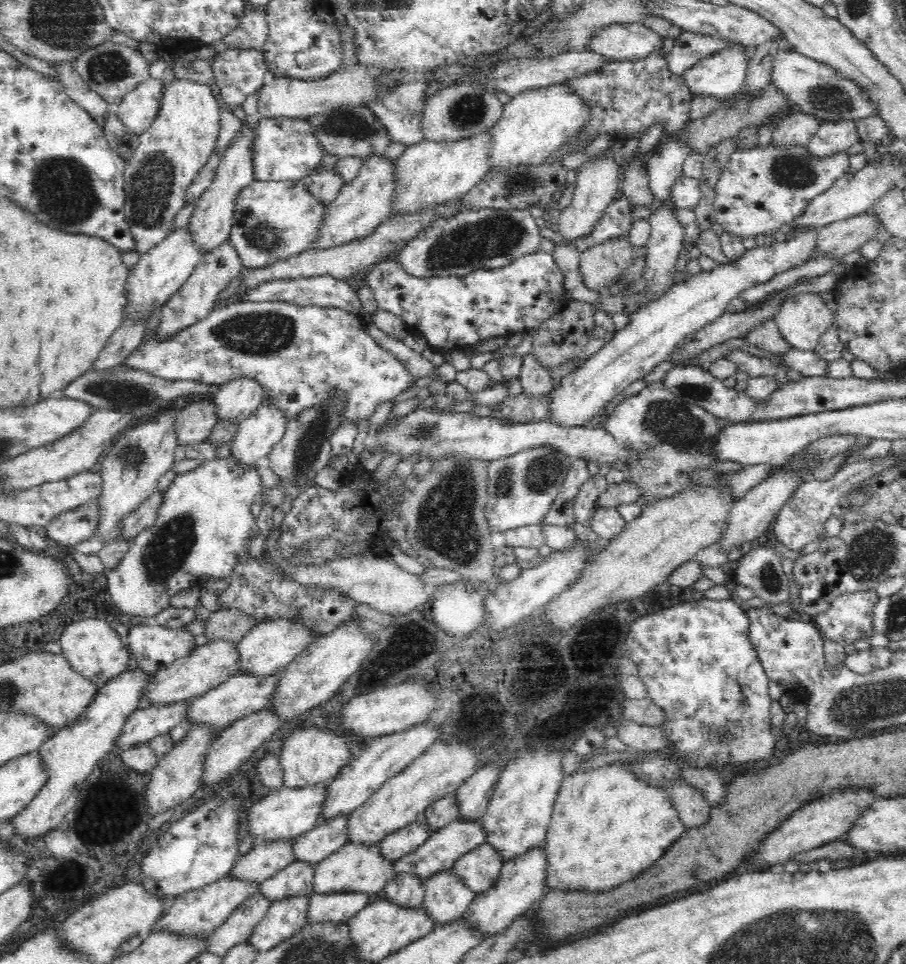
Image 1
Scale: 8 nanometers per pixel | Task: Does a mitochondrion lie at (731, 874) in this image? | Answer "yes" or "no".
no

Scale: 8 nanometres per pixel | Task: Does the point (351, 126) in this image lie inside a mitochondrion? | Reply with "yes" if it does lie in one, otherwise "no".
yes

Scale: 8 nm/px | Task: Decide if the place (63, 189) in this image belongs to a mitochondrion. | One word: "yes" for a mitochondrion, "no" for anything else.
yes

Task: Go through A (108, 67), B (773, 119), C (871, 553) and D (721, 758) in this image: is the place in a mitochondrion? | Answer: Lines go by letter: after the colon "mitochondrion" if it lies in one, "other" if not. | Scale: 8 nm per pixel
A: mitochondrion
B: other
C: mitochondrion
D: mitochondrion

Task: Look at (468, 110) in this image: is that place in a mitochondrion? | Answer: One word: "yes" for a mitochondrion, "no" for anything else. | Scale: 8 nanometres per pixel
yes

